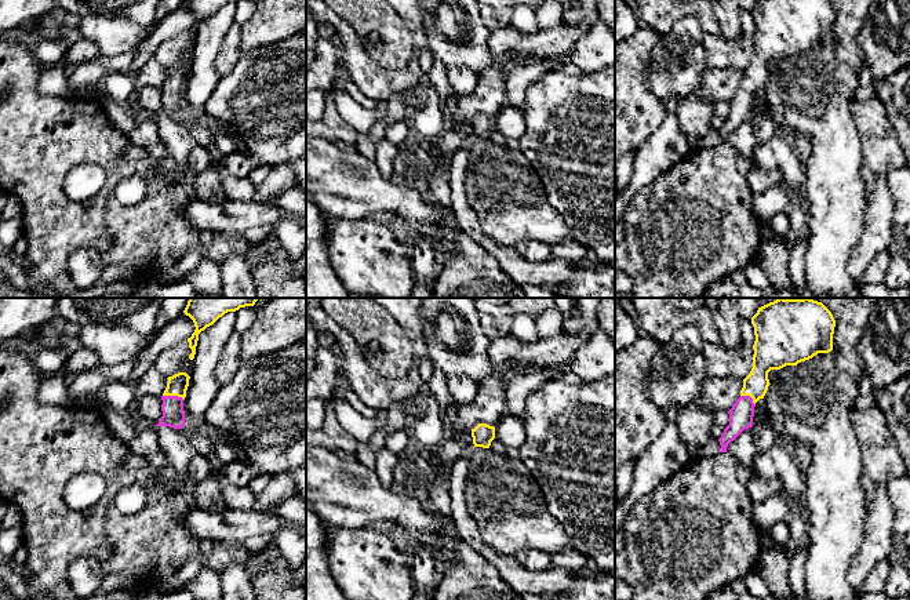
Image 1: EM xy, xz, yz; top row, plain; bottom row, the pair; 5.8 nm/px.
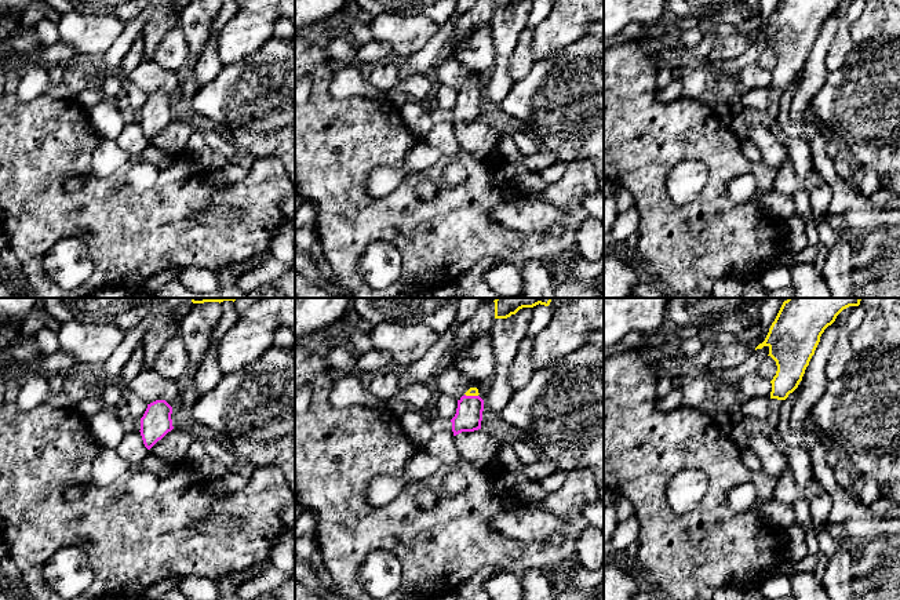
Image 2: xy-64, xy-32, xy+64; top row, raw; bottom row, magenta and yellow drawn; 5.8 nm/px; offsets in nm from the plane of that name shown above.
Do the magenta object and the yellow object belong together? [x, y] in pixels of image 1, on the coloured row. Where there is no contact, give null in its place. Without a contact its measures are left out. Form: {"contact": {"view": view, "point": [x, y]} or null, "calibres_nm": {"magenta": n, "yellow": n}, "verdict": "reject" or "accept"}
{"contact": {"view": "xy", "point": [174, 396]}, "calibres_nm": {"magenta": 130, "yellow": 120}, "verdict": "accept"}

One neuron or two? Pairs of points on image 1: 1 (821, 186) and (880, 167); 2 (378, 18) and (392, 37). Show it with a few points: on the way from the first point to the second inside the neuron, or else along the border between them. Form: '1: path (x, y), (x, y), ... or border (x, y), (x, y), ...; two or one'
1: border (859, 141), (861, 178), (866, 206); two
2: path (382, 22), (392, 33); one

